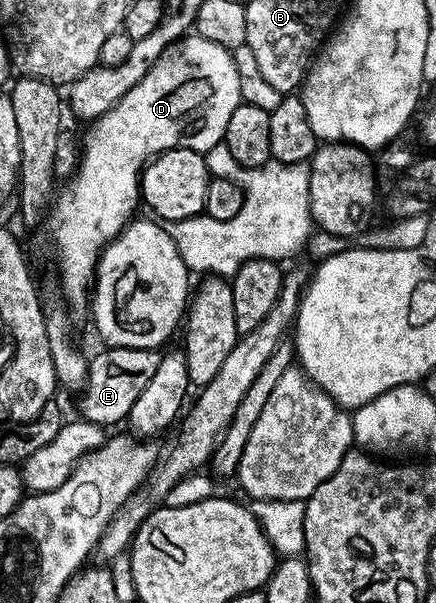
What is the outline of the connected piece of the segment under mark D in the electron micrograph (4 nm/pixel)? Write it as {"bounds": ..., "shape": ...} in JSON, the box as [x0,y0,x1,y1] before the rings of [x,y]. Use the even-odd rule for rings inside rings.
{"bounds":[46,33,241,312],"shape":[[[192,33],[164,51],[146,77],[142,77],[142,81],[134,85],[134,89],[130,89],[130,93],[126,93],[118,105],[91,124],[88,152],[84,160],[83,155],[79,160],[80,168],[69,181],[68,188],[55,196],[46,219],[52,243],[56,246],[56,259],[60,262],[62,295],[73,312],[89,306],[101,251],[133,222],[137,214],[136,206],[141,206],[140,177],[145,166],[156,156],[175,147],[189,147],[192,151],[206,153],[214,145],[224,142],[226,125],[230,125],[230,113],[234,113],[241,102],[238,73],[230,52],[222,45],[214,45],[214,41],[206,41]]]}

